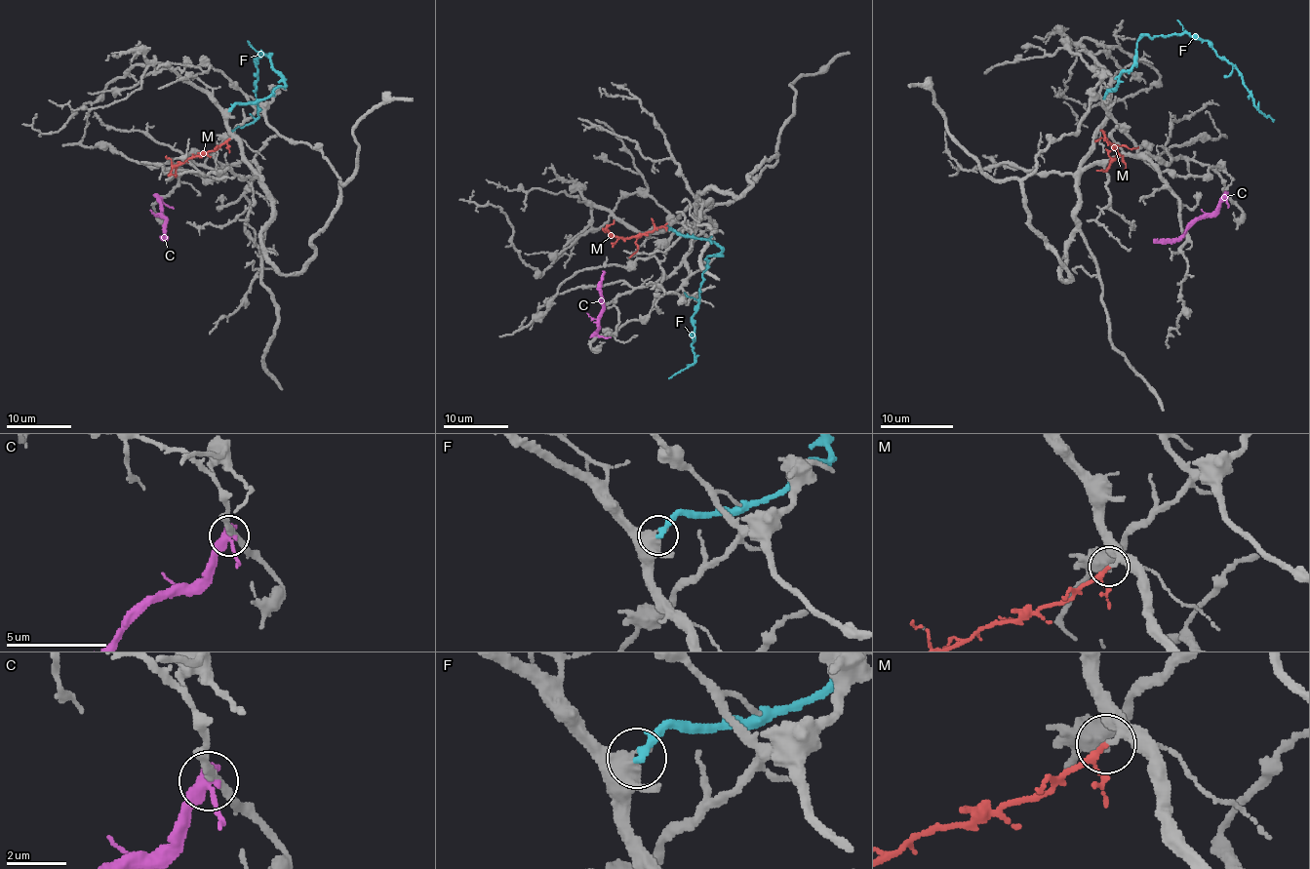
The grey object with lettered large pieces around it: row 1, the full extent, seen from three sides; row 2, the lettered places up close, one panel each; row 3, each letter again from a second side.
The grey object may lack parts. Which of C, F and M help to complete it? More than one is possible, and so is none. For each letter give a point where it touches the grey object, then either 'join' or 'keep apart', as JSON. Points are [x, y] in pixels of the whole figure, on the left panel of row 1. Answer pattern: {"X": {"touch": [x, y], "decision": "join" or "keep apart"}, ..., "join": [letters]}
{"C": {"touch": [160, 198], "decision": "keep apart"}, "F": {"touch": [229, 110], "decision": "keep apart"}, "M": {"touch": [229, 138], "decision": "join"}, "join": ["M"]}

